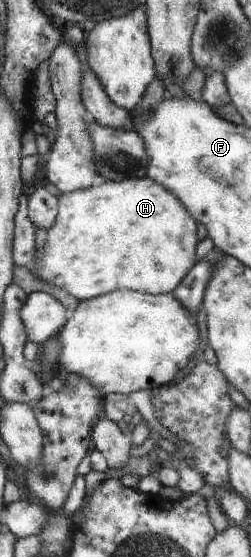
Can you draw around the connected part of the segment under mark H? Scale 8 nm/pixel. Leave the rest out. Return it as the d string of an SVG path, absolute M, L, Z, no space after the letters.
M152 178L123 179L119 182L101 181L100 185L92 186L90 189L63 193L58 199L58 215L54 225L47 230L48 237L44 250L41 252L42 255L39 258L39 255L36 254L29 268L32 269L34 267L32 272L37 278L46 280L50 285L61 287L78 300L91 300L108 292L123 289L136 290L145 294L172 294L187 277L187 273L197 264L196 245L198 245L198 235L196 235L194 216L189 213L187 207L175 193L172 193L168 188L160 185Z

